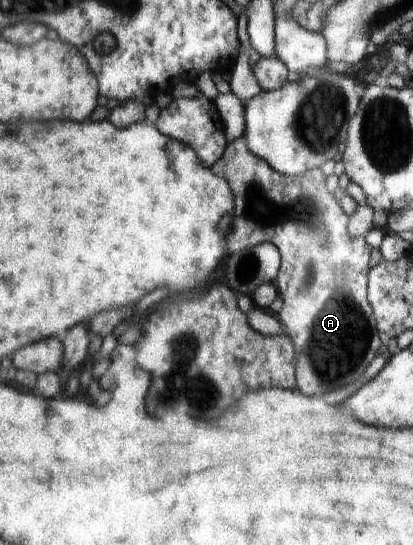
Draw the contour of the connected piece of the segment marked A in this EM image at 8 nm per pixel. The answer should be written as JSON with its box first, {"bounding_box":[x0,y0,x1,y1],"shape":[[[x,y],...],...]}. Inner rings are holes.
{"bounding_box":[210,137,381,396],"shape":[[[244,137],[230,141],[224,156],[210,170],[217,177],[227,179],[233,193],[229,251],[235,253],[265,242],[275,245],[279,251],[280,268],[273,284],[283,299],[283,307],[279,311],[281,326],[291,338],[297,353],[297,389],[309,396],[321,396],[326,391],[340,387],[361,385],[362,375],[381,345],[367,297],[372,248],[363,238],[349,237],[348,216],[340,201],[327,190],[326,176],[320,168],[309,169],[309,172],[295,177],[279,174],[249,151]]]}

